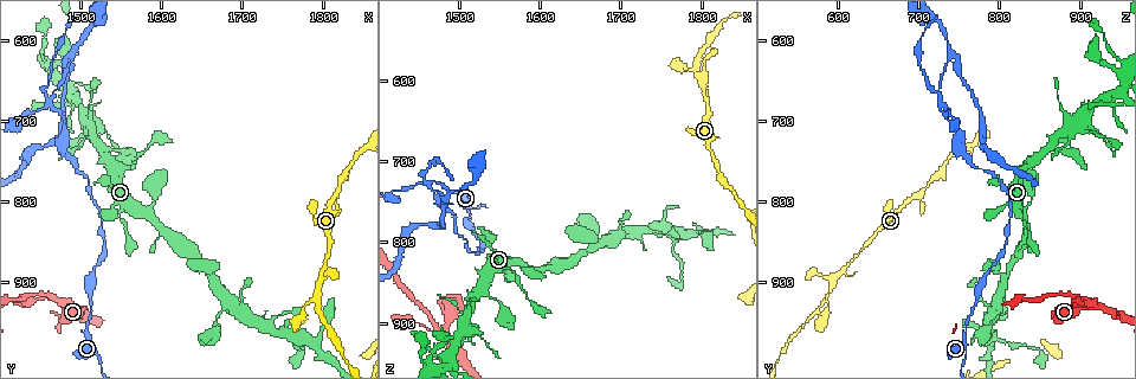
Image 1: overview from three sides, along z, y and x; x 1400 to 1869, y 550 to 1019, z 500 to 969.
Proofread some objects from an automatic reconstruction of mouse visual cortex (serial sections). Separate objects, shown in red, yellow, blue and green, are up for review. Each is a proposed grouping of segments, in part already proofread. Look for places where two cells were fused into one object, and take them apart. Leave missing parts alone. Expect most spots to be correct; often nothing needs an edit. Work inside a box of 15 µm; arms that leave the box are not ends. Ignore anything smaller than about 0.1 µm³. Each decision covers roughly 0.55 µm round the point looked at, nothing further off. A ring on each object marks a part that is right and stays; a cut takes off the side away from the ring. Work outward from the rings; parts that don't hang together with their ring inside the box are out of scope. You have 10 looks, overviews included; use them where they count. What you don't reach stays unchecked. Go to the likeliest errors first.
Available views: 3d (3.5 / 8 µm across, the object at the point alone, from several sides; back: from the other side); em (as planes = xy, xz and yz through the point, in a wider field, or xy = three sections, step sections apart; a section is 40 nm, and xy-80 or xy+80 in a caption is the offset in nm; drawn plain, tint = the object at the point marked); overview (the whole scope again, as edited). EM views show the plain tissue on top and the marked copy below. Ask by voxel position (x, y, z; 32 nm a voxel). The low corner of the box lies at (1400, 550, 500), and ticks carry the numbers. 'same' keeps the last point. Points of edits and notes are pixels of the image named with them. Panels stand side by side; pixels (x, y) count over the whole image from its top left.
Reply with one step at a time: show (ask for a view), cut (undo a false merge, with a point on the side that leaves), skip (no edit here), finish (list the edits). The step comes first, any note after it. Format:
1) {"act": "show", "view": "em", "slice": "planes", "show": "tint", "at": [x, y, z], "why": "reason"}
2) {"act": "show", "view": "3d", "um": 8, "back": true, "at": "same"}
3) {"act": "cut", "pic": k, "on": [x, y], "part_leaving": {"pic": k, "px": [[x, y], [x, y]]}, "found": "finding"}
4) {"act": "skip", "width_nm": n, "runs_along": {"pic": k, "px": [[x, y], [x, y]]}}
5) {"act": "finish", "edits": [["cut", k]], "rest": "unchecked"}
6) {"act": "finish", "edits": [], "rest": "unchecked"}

{"act": "show", "view": "3d", "um": 3.5, "at": [1460, 675, 730], "why": "abrupt turn"}

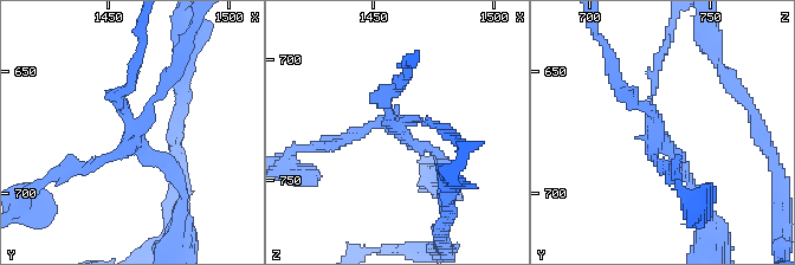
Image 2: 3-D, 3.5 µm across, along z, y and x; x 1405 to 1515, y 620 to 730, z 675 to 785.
{"act": "show", "view": "em", "slice": "xy", "step": 5, "show": "tint", "at": [1461, 676, 729]}

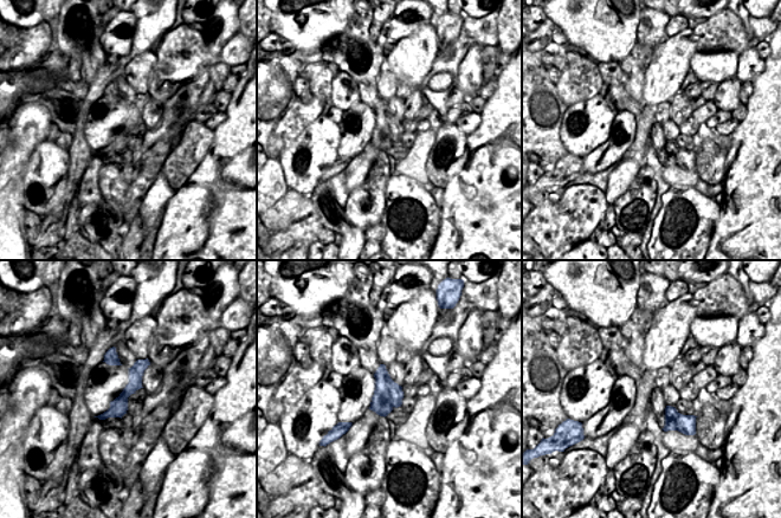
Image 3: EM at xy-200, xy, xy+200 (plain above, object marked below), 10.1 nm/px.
{"act": "cut", "pic": 2, "on": [89, 165], "part_leaving": {"pic": 2, "px": [[134, 133], [192, 34]]}, "found": "two cells meet here"}

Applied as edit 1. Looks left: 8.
{"act": "show", "view": "overview"}

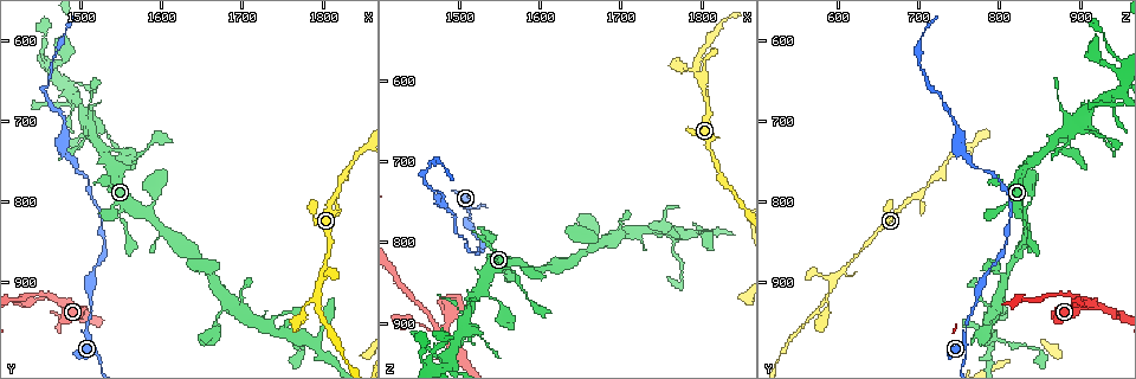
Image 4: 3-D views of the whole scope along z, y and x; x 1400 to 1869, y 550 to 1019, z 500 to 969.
{"act": "show", "view": "em", "slice": "xy", "step": 5, "show": "tint", "at": [1790, 915, 585], "why": "calibre changes"}

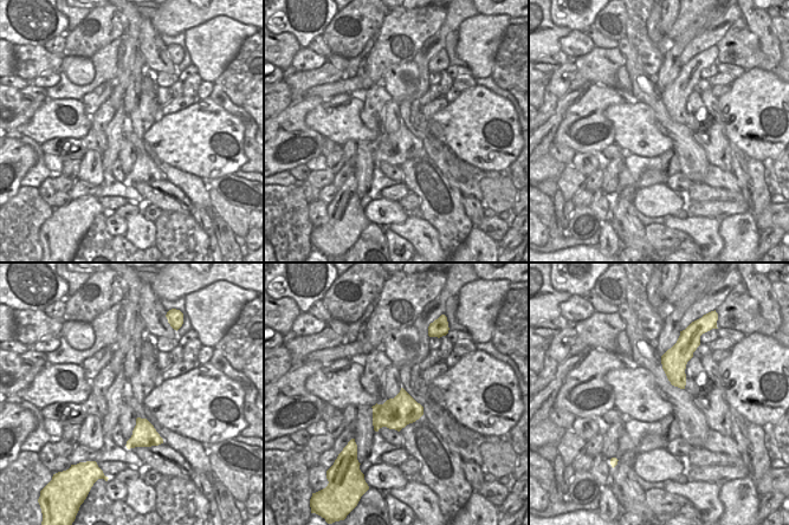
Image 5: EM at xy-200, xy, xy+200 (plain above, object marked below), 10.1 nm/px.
{"act": "show", "view": "3d", "um": 3.5, "at": "same", "why": "wider look"}

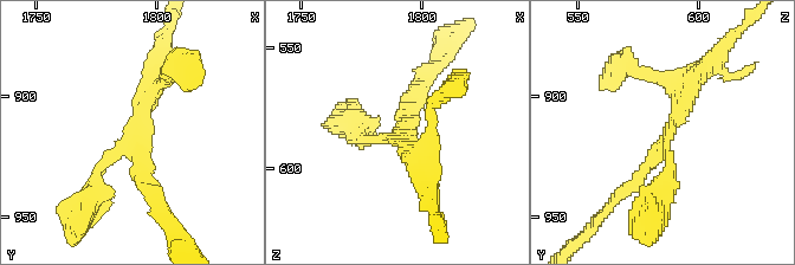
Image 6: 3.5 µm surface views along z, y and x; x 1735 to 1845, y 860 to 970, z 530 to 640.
{"act": "skip", "arms": 3, "arm_widths_nm": [150, 200, 300], "runs_along": {"pic": 6, "px": [[700, 71], [654, 159], [618, 198]]}, "found": "continuous, no second cell"}

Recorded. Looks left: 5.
{"act": "show", "view": "3d", "um": 8, "at": [1455, 915, 905], "why": "thick turns thin"}

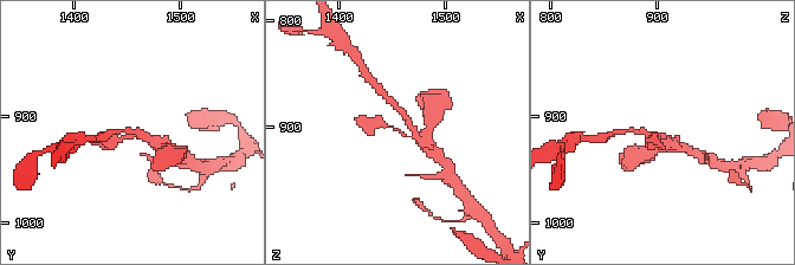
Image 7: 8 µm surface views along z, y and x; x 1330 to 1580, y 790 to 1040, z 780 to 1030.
{"act": "show", "view": "em", "slice": "planes", "show": "tint", "at": [1458, 920, 904]}

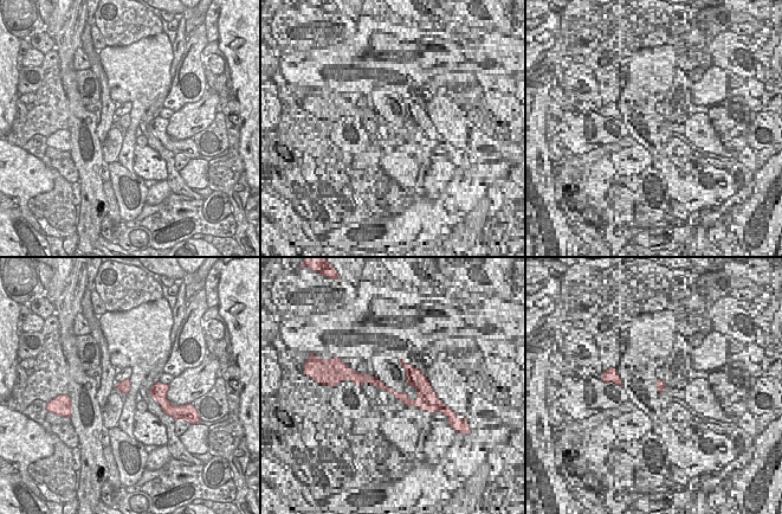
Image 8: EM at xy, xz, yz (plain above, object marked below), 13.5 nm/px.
{"act": "skip", "runs_along": {"pic": 7, "px": [[427, 135], [406, 136], [390, 125], [368, 123]]}, "found": "continuous, no second cell"}

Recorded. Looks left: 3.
{"act": "show", "view": "3d", "um": 3.5, "back": true, "at": [1545, 755, 835], "why": "three arms meet"}

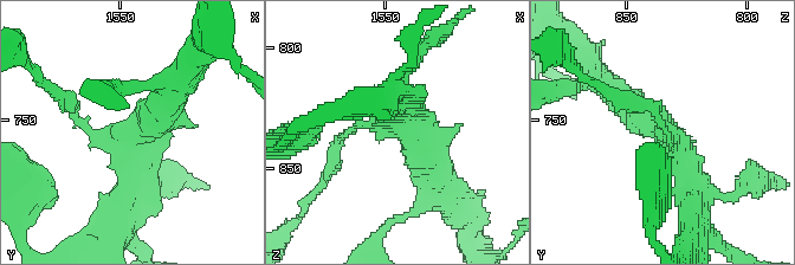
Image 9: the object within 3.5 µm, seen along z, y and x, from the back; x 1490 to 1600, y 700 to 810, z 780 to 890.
{"act": "show", "view": "em", "slice": "xy", "step": 2, "show": "tint", "at": [1544, 757, 831], "arms": 3, "arm_widths_nm": [100, 300, 450]}

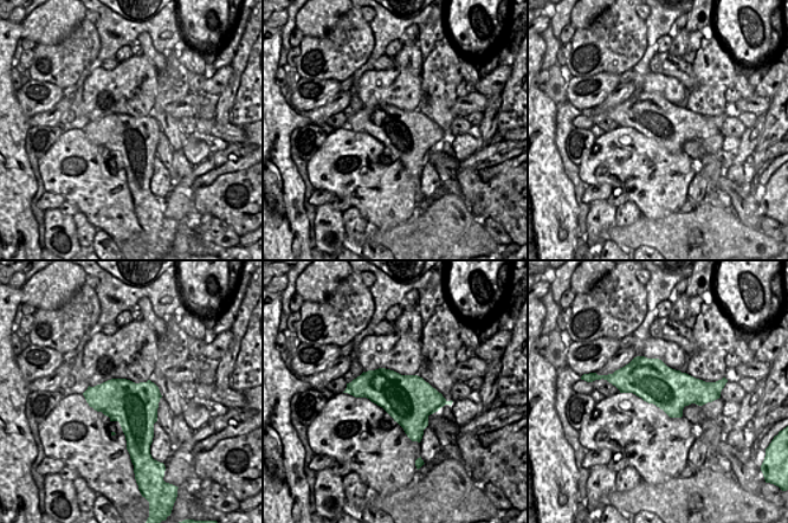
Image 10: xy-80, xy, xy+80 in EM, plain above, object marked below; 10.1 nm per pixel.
{"act": "show", "view": "em", "slice": "xy", "step": 5, "show": "tint", "at": "same", "why": "cut it another way"}

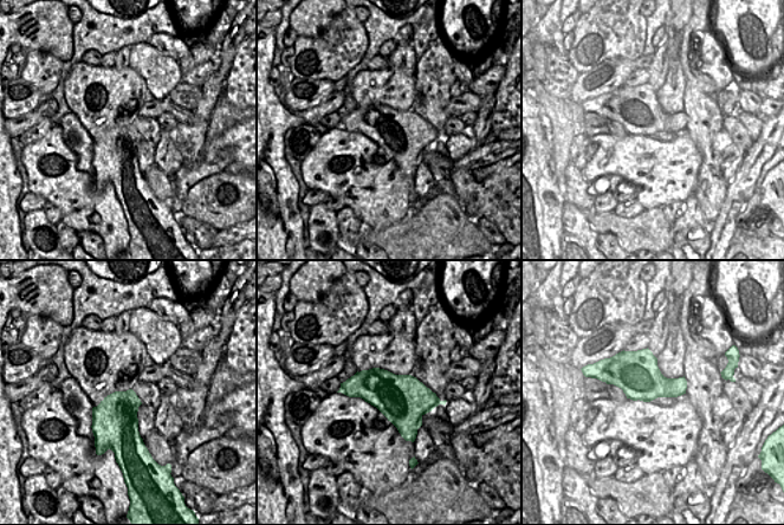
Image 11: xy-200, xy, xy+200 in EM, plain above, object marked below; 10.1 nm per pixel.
{"act": "skip", "runs_along": {"pic": 9, "px": [[693, 212], [682, 149], [621, 98]]}, "found": "all the same cell"}

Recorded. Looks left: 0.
{"act": "finish", "edits": [["cut", 2]], "rest": "unchecked"}

